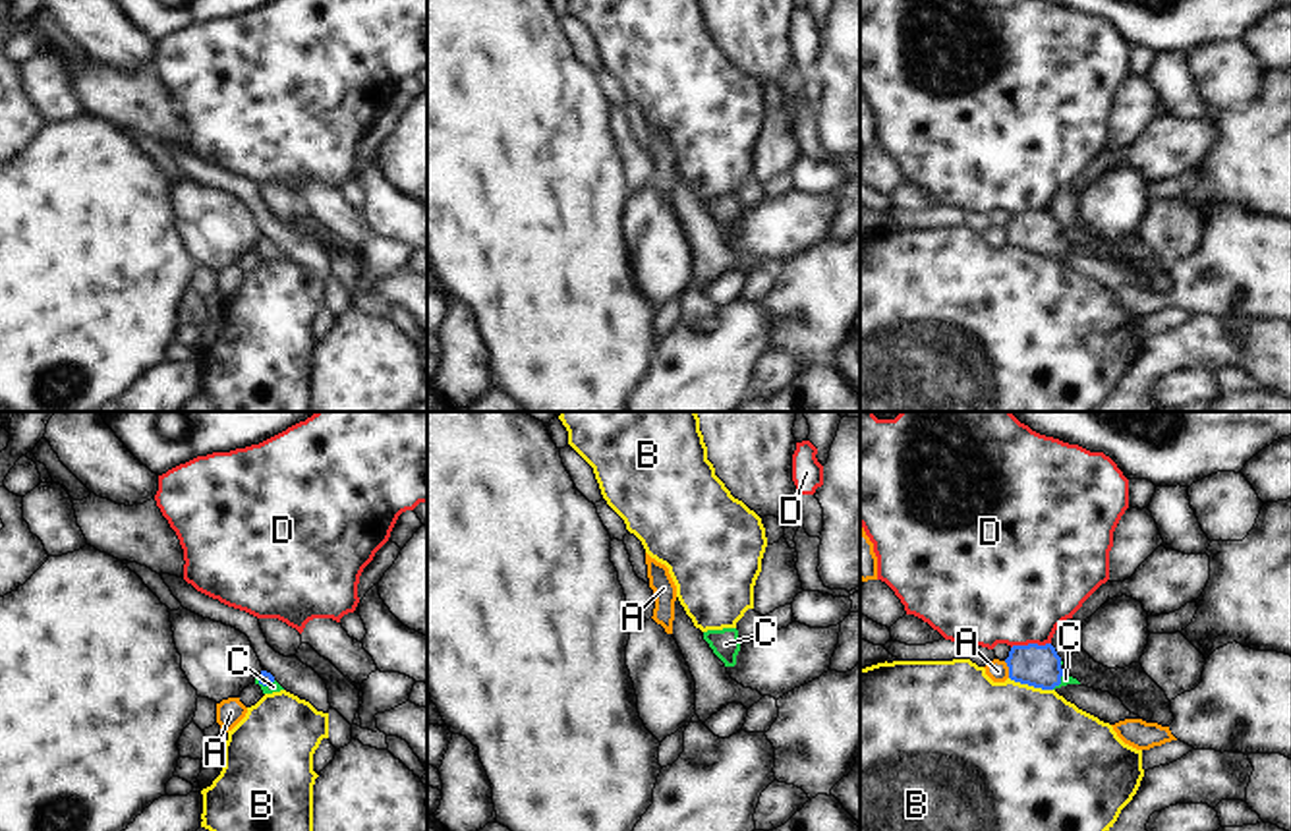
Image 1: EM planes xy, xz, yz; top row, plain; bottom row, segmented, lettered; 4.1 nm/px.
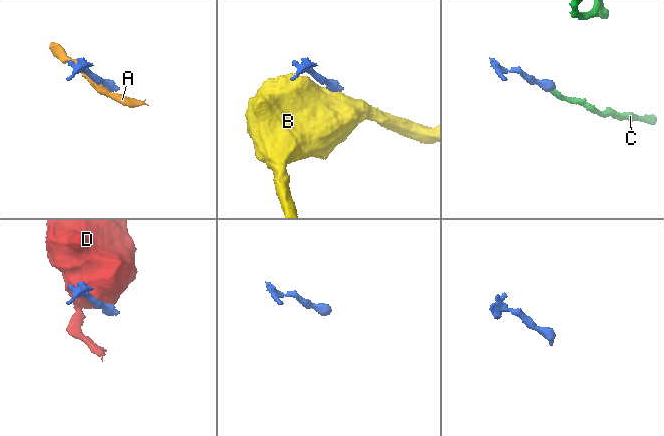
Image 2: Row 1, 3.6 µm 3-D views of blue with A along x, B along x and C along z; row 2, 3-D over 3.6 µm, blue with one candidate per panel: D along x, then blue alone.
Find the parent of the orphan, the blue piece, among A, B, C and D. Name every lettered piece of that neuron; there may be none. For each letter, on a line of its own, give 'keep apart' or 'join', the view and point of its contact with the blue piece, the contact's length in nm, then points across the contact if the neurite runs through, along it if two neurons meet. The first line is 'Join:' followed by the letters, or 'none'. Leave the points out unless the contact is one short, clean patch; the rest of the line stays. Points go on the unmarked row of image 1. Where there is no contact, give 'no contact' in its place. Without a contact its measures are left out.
Join: C
A: keep apart; meets blue in yz at (1009, 236); contact 80 nm long; border along yz (1004, 229), (1009, 244)
B: keep apart; meets blue in yz at (1031, 252); contact 190 nm long; border along yz (1009, 244), (1052, 257)
C: join; meets blue in xy at (265, 252); contact 80 nm long; runs through xy (265, 244), (265, 252), (273, 254)
D: keep apart; meets blue in yz at (1031, 211); contact 170 nm long; border along yz (1050, 209), (1015, 211), (1011, 215)

